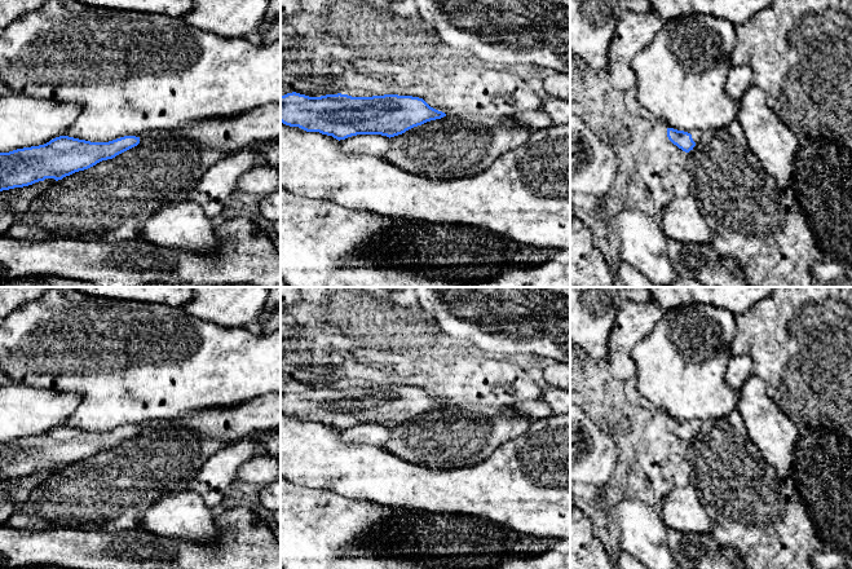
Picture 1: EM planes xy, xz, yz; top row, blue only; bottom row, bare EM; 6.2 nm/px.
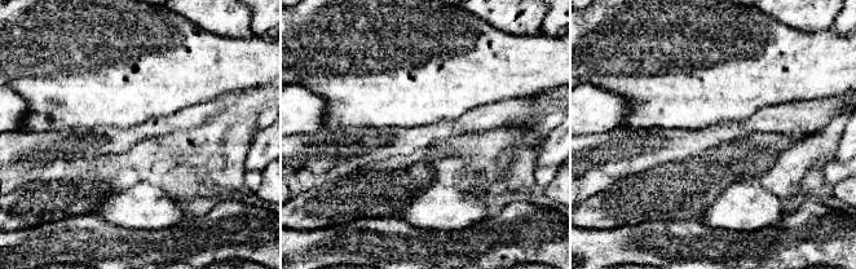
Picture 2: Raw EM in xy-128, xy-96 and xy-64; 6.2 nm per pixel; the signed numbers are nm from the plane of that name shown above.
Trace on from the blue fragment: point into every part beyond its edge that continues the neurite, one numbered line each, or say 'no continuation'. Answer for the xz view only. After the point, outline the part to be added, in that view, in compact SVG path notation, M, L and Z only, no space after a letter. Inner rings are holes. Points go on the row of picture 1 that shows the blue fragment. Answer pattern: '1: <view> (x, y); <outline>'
no continuation

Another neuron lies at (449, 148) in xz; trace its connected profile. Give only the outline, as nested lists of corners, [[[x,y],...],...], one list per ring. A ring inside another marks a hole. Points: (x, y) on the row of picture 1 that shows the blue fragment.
[[[446,115],[441,119],[414,127],[402,134],[390,137],[390,147],[381,156],[403,171],[433,180],[462,178],[477,175],[490,167],[500,155],[517,149],[527,141],[530,132],[524,127],[504,127],[498,122]]]

